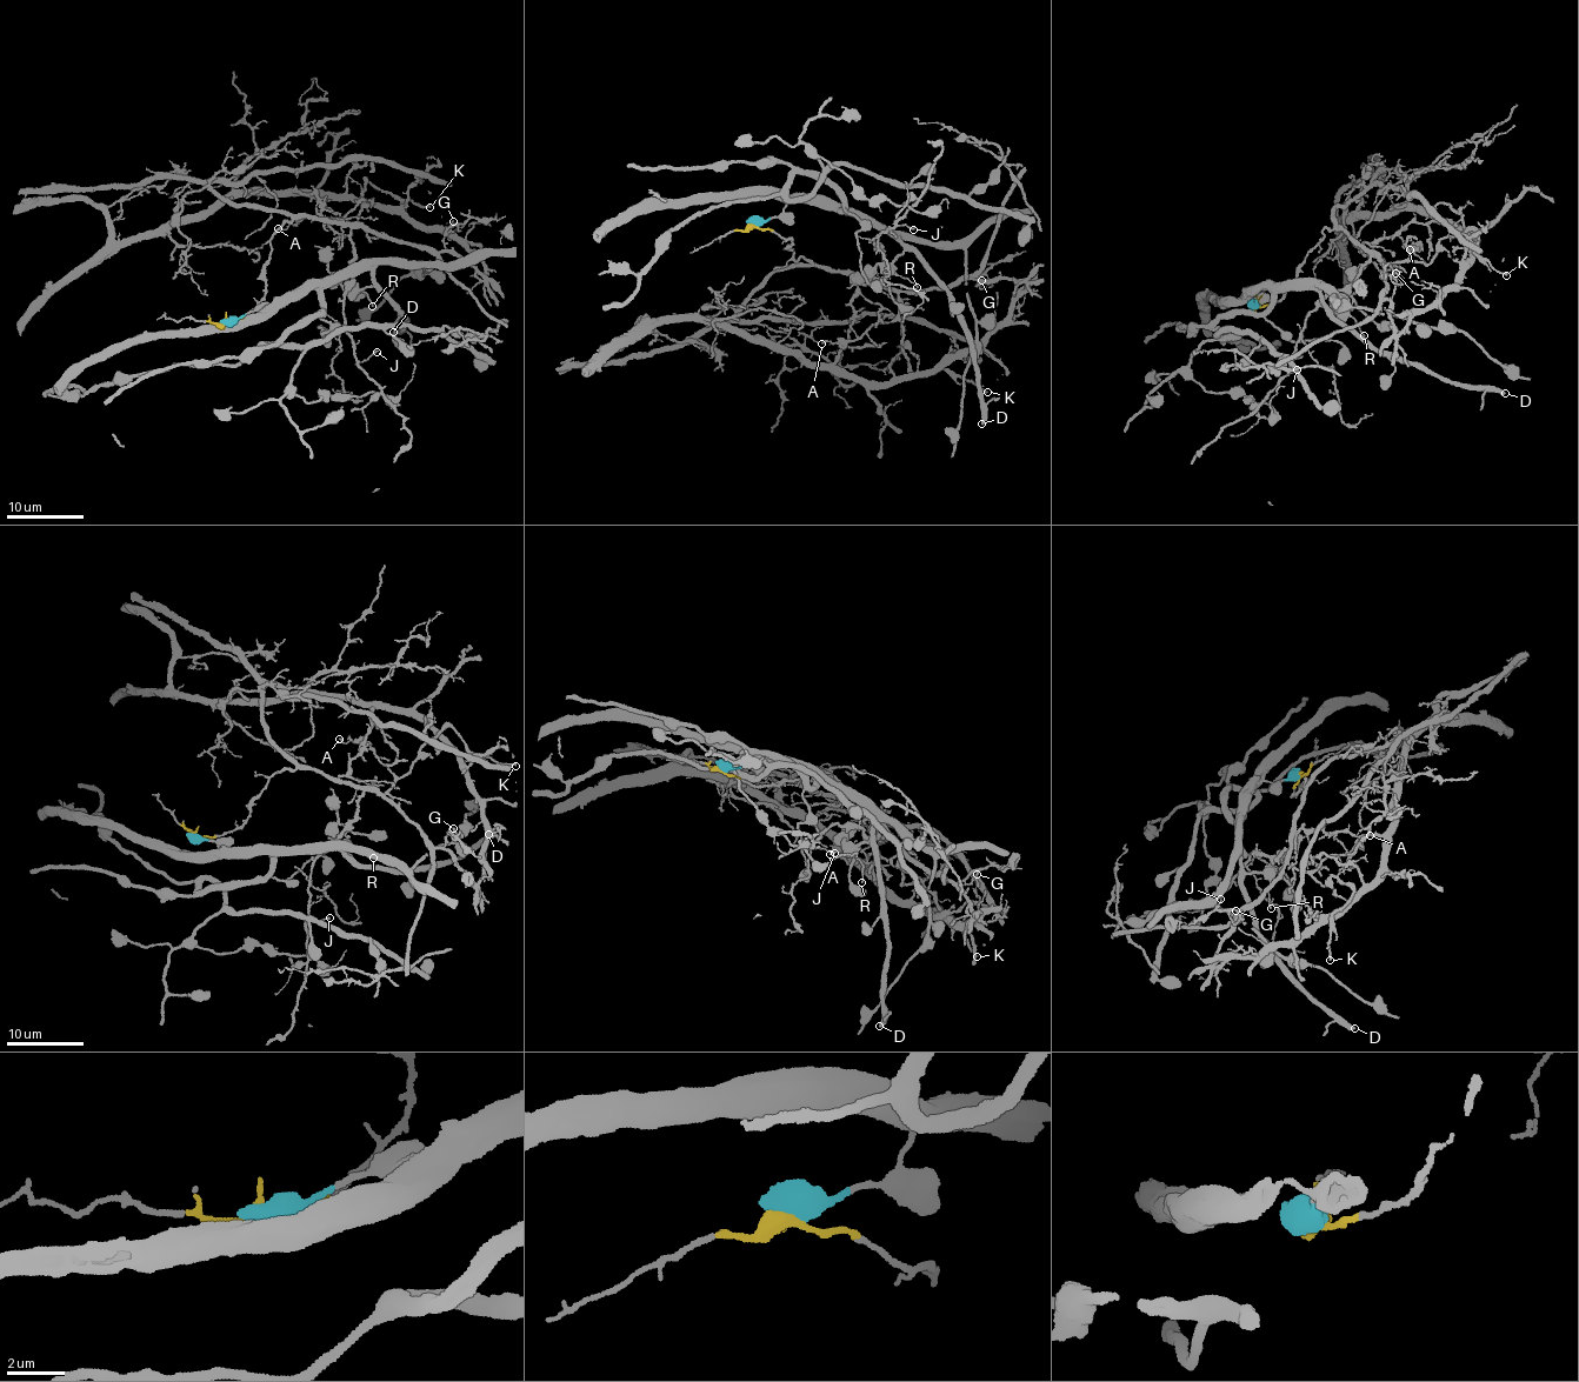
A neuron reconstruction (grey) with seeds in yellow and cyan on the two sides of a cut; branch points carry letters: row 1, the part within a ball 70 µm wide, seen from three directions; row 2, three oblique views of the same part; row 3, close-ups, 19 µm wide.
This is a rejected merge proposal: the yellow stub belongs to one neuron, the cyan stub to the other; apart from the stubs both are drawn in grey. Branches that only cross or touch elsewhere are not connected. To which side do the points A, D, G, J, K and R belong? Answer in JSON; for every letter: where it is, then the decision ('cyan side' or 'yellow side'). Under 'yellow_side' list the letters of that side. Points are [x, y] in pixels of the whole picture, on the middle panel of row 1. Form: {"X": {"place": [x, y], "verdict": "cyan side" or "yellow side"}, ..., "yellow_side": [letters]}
{"A": {"place": [821, 344], "verdict": "yellow side"}, "D": {"place": [981, 424], "verdict": "cyan side"}, "G": {"place": [981, 280], "verdict": "yellow side"}, "J": {"place": [913, 229], "verdict": "yellow side"}, "K": {"place": [987, 392], "verdict": "yellow side"}, "R": {"place": [917, 287], "verdict": "cyan side"}, "yellow_side": ["A", "G", "J", "K"]}

